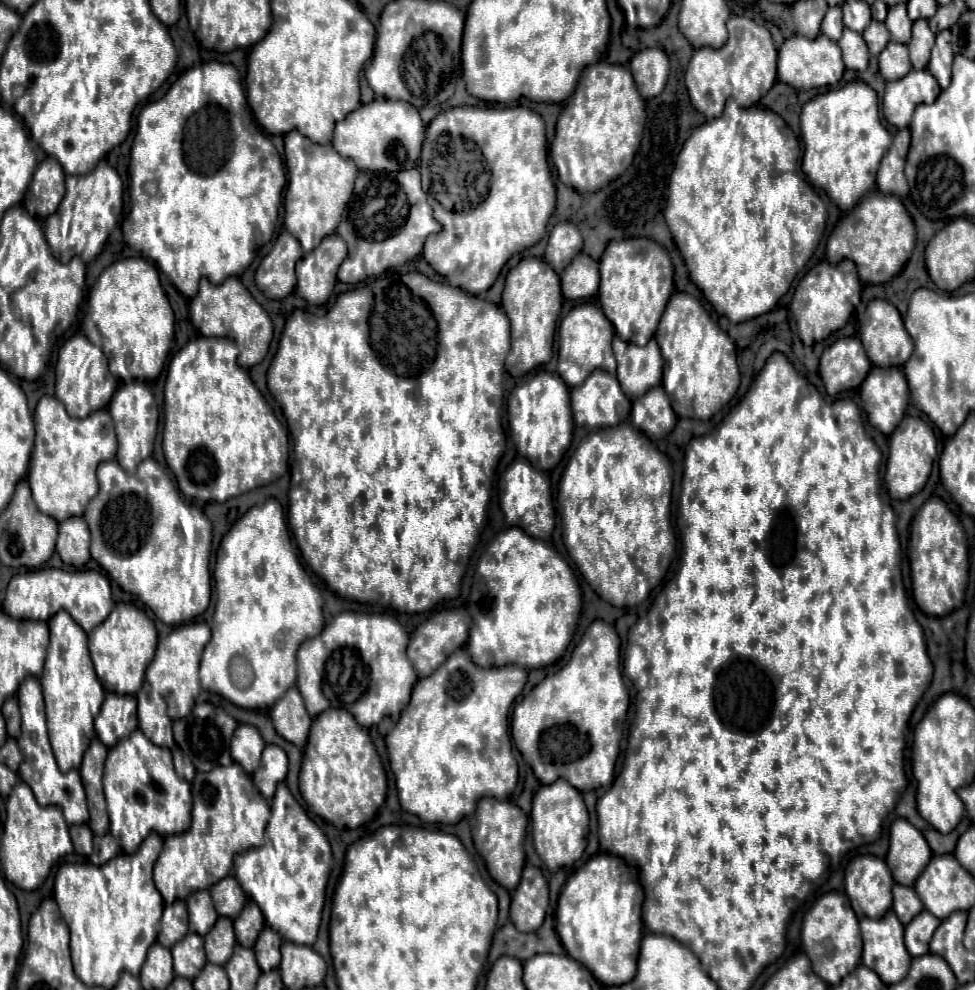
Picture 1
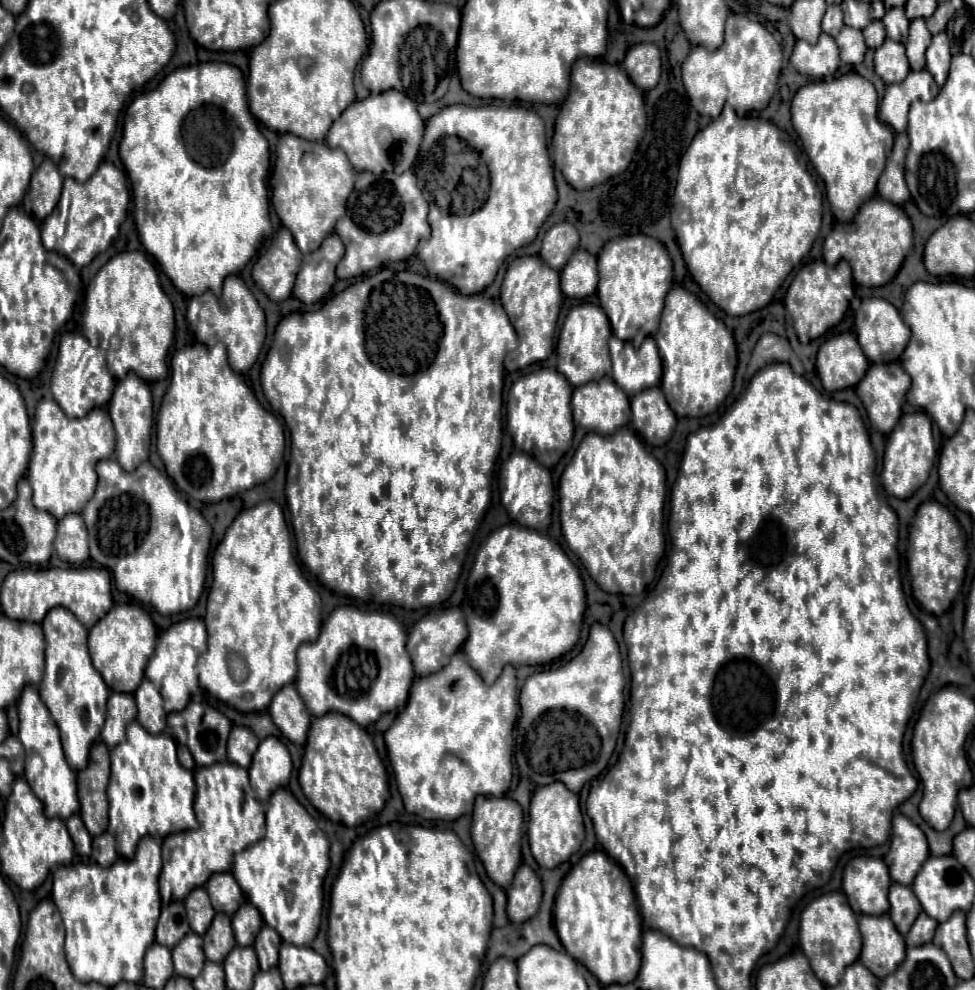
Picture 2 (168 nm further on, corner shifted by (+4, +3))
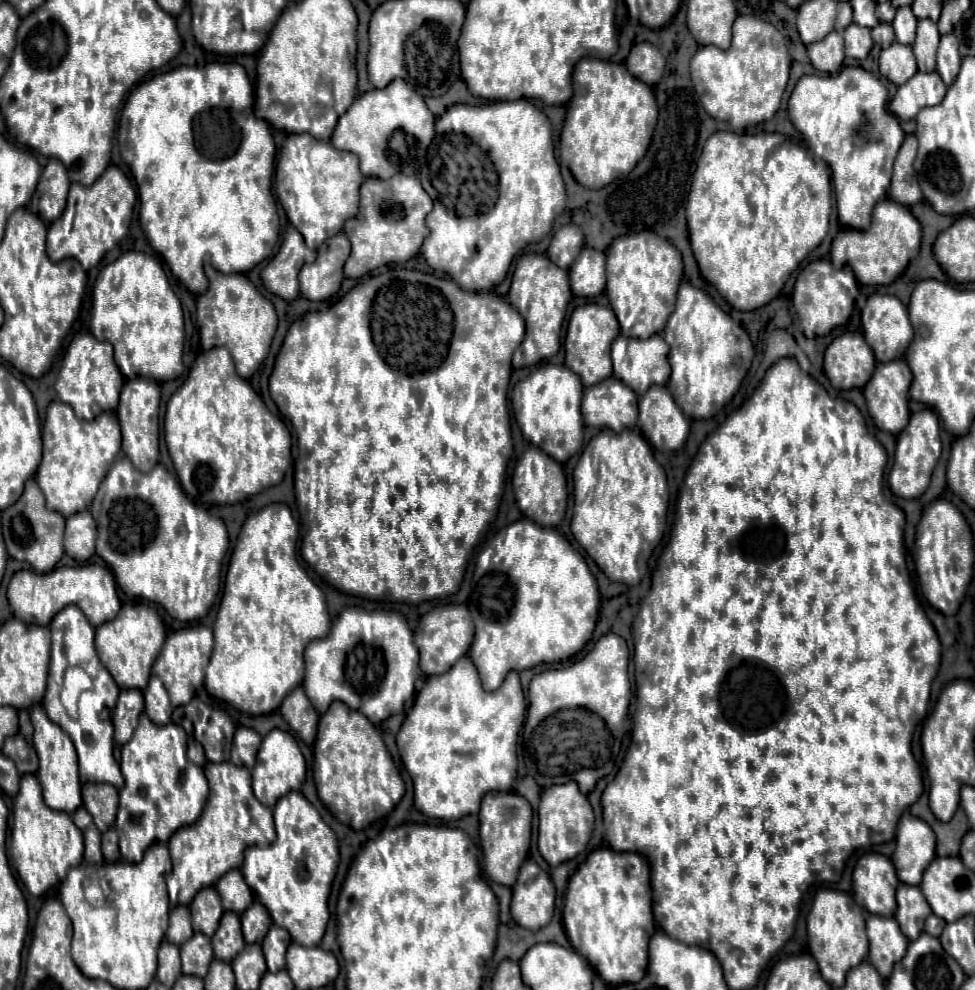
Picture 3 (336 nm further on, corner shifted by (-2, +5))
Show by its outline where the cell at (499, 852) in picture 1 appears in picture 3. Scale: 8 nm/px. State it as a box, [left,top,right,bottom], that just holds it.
[479,791,531,887]

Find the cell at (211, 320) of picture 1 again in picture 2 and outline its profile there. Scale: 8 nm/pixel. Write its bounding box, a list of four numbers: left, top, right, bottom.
[187,275,265,373]

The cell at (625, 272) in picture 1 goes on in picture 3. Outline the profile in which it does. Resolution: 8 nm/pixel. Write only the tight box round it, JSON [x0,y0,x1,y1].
[607,231,683,339]

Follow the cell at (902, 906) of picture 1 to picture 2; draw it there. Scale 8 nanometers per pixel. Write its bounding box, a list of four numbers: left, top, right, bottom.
[889,883,921,935]

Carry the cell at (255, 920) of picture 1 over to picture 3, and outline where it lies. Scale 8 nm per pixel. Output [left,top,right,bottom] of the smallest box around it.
[241,901,273,943]

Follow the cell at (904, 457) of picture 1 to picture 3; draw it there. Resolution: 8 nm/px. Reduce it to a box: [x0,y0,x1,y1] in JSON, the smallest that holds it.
[889,409,941,499]

